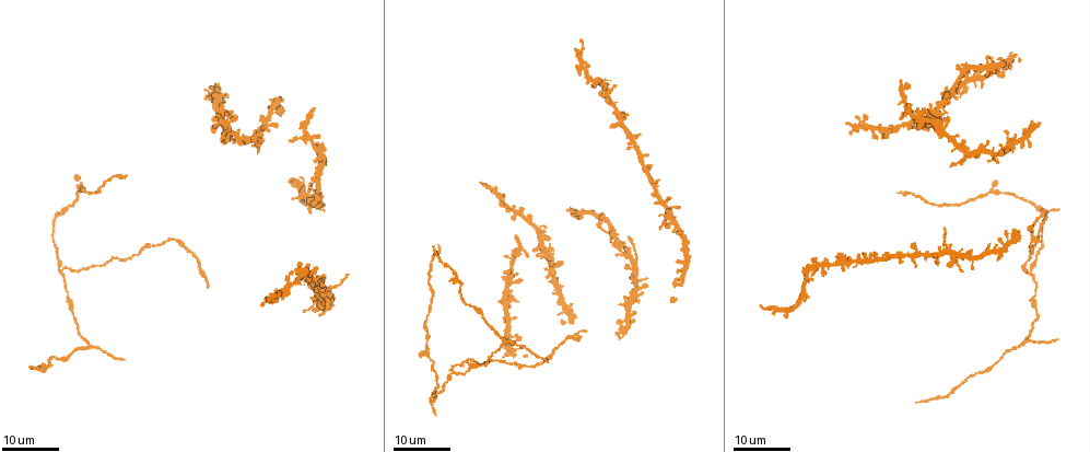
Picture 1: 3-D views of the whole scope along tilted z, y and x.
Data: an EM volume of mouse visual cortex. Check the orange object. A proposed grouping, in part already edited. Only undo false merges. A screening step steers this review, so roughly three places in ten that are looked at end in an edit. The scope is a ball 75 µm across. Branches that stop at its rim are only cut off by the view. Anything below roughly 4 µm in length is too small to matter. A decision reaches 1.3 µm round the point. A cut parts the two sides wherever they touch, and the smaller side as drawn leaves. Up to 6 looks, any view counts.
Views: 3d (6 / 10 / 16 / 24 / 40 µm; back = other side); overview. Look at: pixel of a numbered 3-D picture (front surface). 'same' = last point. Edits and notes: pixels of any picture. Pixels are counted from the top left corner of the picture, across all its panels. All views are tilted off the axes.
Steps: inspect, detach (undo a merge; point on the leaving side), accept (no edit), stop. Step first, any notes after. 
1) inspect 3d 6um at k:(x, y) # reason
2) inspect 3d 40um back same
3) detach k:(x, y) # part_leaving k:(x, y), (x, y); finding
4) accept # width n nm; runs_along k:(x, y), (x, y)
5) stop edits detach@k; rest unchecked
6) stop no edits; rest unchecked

inspect 3d 16um at 1:(453, 373) # three arms meet

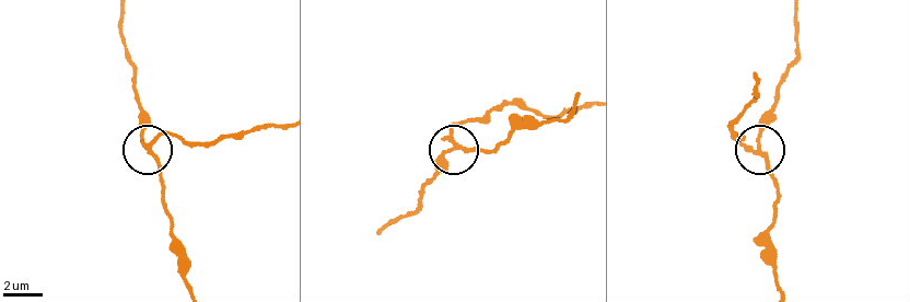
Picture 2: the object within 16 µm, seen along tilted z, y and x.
inspect 3d 10um at 2:(759, 151)

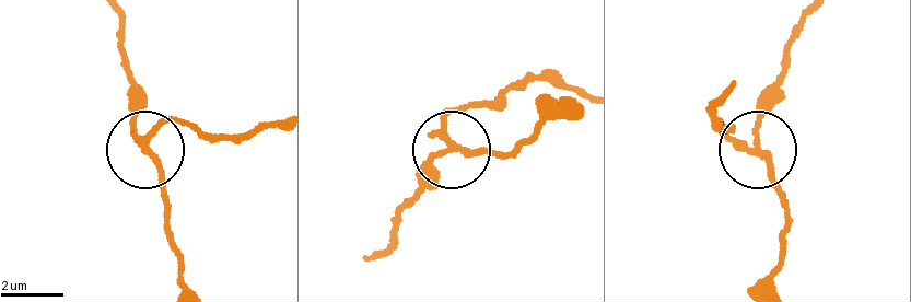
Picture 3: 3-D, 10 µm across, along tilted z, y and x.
detach 3:(166, 122) # part_leaving 3:(750, 151), (719, 125), (715, 111), (727, 96); a second neuron is stuck on

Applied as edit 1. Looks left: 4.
inspect overview # see it whole again

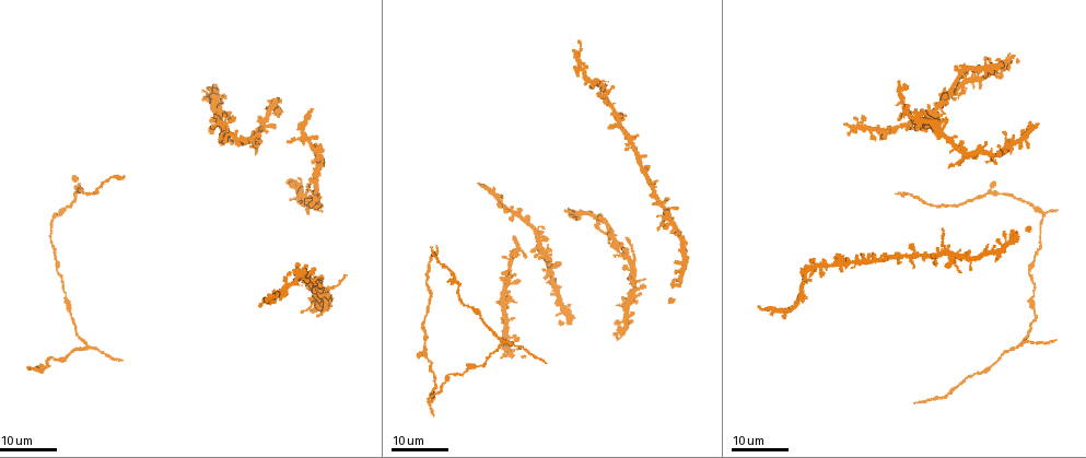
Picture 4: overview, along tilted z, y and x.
inspect 3d 24um at 4:(946, 250) # four arms meet

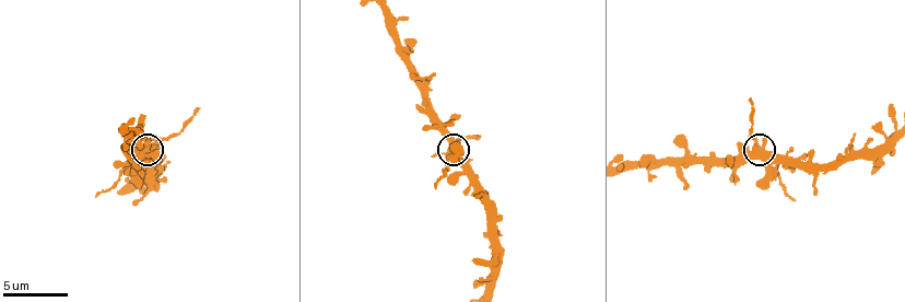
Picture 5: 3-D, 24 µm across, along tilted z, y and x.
inspect 3d 6um at 5:(148, 151) # zoom in

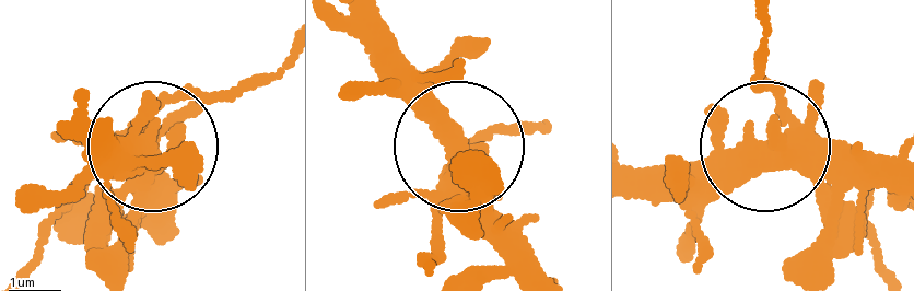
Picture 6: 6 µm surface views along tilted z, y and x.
detach 6:(187, 97) # part_leaving 6:(805, 139), (757, 76), (763, 23); two neurons meet here

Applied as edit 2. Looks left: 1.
stop edits detach@3, detach@6; rest unchecked

